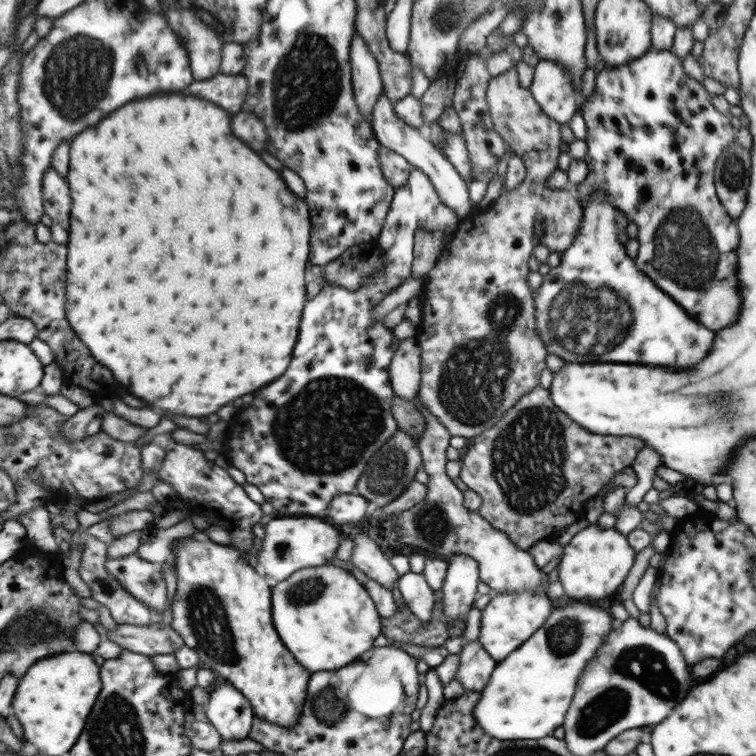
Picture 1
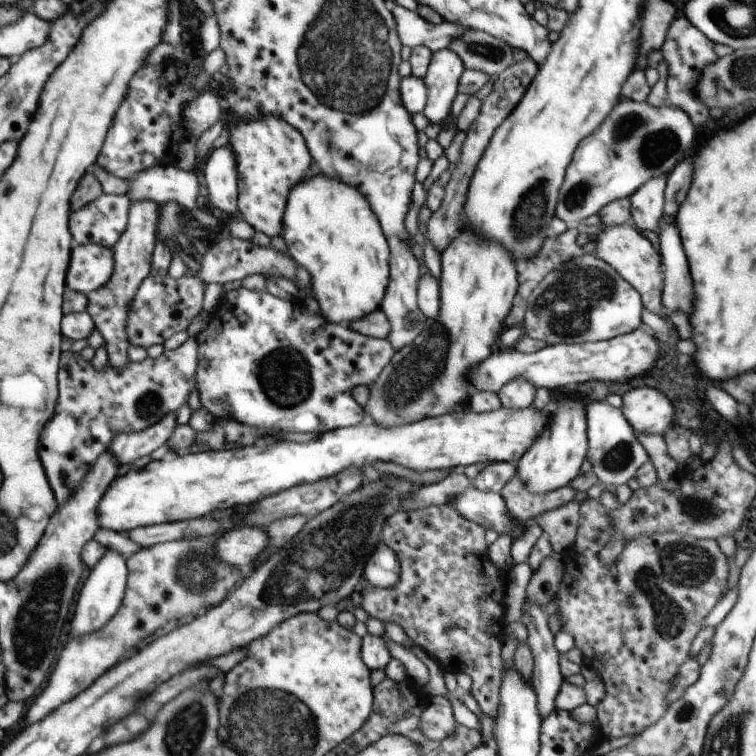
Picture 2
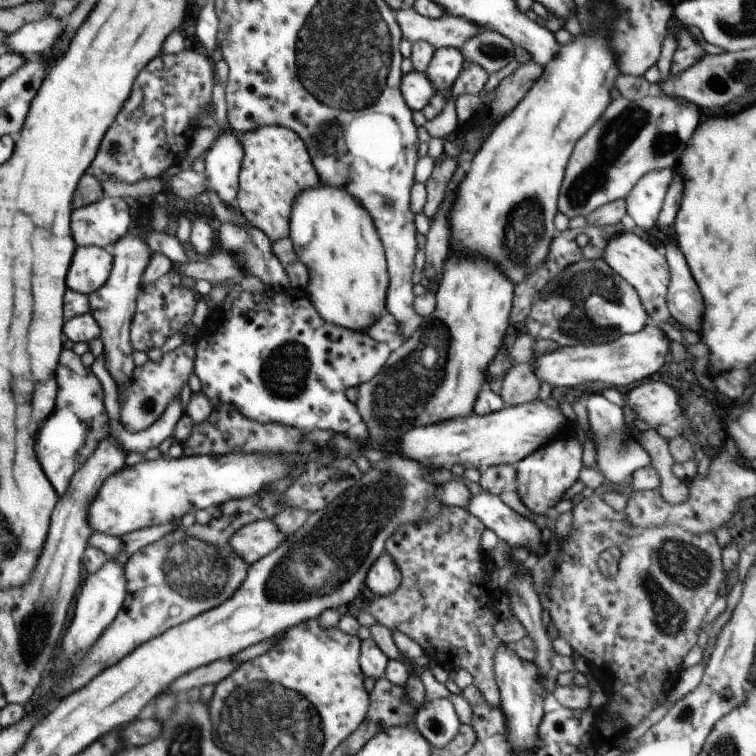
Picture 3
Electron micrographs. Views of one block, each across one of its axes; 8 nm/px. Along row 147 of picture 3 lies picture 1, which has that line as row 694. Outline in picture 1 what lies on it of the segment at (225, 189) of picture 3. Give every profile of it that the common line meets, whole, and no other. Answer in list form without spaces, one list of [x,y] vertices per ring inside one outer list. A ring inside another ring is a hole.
[[[227,681],[210,692],[205,713],[224,740],[247,738],[255,717],[250,701]]]

